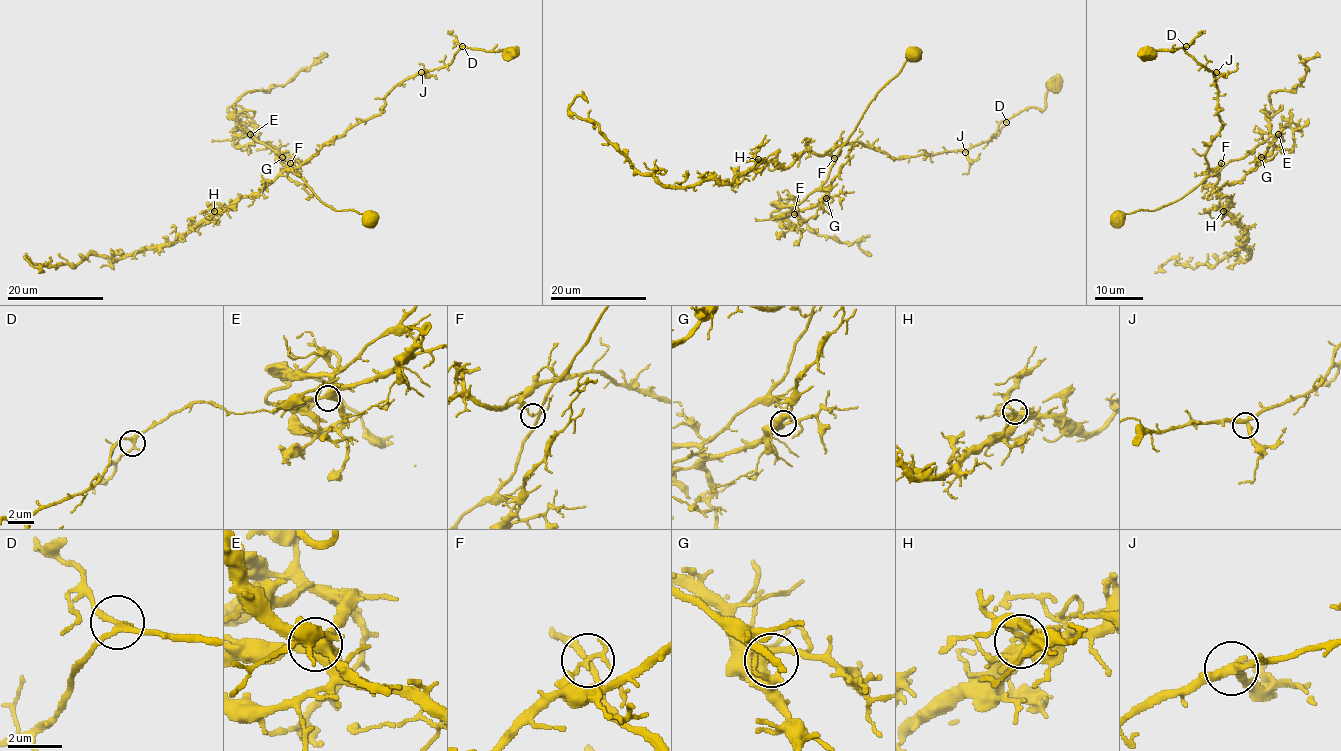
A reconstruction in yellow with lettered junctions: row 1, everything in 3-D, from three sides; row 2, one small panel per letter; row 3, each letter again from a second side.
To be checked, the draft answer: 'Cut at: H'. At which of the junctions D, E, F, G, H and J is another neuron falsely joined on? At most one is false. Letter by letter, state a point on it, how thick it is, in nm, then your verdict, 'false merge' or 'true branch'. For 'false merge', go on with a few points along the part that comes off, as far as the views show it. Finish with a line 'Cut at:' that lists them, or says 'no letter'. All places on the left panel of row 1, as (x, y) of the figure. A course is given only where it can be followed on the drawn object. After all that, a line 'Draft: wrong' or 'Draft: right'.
D: place (462, 46); calibre 200 nm; true branch
E: place (250, 134); calibre 440 nm; true branch
F: place (290, 163); calibre 170 nm; false merge; course (291, 163), (296, 172), (237, 124), (233, 114), (252, 110), (227, 109), (328, 55)
G: place (282, 157); calibre 400 nm; true branch
H: place (214, 211); calibre 440 nm; true branch
J: place (421, 72); calibre 320 nm; true branch
Cut at: F
Draft: wrong

